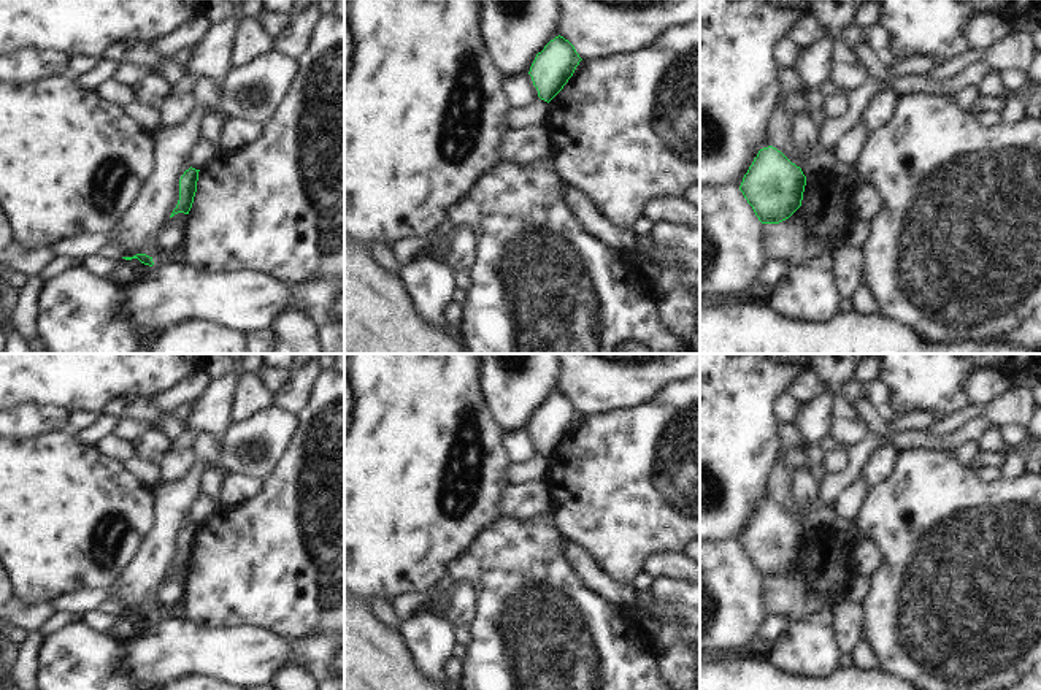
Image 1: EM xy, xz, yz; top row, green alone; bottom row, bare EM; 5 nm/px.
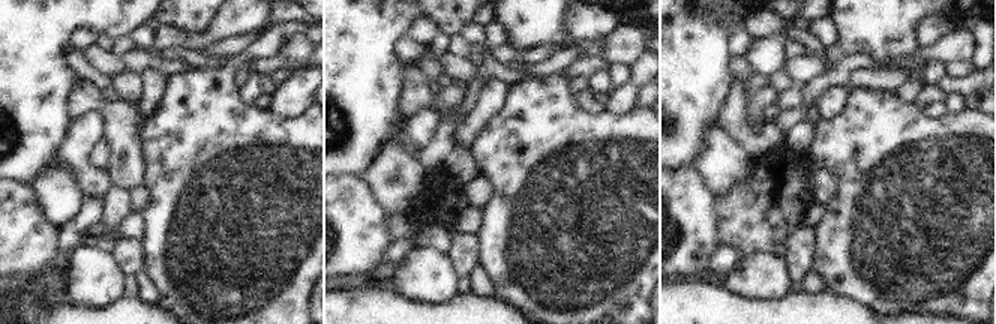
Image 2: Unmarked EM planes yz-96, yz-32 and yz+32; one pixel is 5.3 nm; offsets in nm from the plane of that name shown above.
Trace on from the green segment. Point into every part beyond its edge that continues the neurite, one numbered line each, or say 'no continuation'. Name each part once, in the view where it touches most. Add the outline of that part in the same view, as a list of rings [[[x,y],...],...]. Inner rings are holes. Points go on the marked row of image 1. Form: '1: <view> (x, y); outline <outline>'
no continuation

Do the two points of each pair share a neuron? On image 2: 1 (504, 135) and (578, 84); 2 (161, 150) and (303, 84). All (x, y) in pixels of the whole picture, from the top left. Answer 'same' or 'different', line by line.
1: different
2: different

